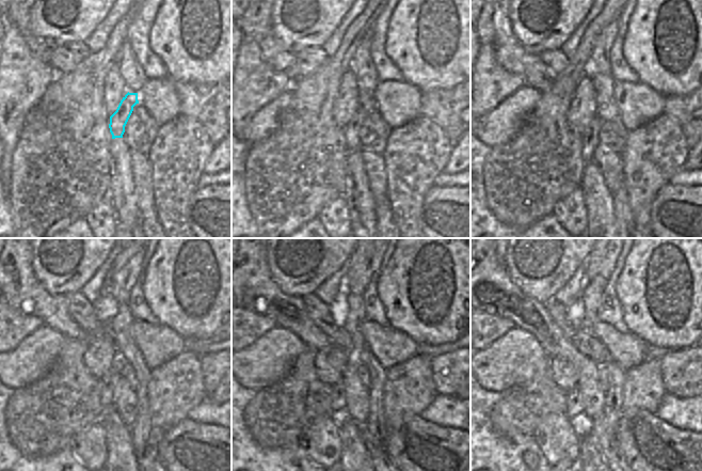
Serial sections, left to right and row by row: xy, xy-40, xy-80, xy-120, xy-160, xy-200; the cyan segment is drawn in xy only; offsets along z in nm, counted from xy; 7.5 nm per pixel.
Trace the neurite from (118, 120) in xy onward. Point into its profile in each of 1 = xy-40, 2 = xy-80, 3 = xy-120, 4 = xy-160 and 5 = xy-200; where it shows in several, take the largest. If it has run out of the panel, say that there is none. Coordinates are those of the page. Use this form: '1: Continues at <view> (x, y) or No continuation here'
1: Continues at xy-40 (352, 130)
2: Continues at xy-80 (590, 138)
3: Continues at xy-120 (108, 381)
4: Continues at xy-160 (337, 392)
5: Continues at xy-200 (574, 403)

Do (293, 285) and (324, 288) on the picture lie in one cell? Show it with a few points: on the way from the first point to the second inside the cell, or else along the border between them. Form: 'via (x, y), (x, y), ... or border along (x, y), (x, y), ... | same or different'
border along (335, 270), (314, 293) | different

